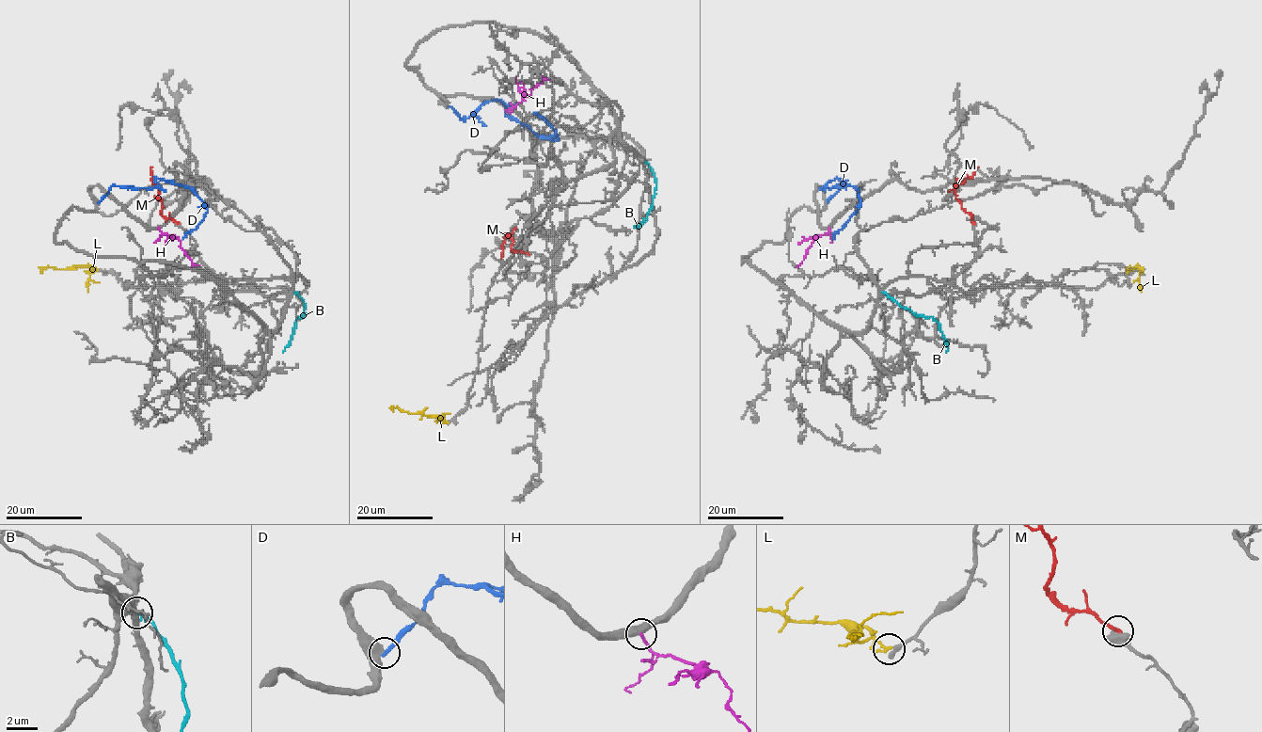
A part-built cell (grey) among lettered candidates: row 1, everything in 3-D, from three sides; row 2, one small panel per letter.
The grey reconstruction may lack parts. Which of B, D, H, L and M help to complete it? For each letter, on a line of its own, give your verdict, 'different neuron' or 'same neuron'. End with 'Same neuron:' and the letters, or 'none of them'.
B: different neuron
D: different neuron
H: different neuron
L: same neuron
M: different neuron
Same neuron: L

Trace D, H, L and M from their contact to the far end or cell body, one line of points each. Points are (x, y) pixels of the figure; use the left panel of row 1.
D: (99, 202), (114, 185), (153, 188), (155, 179), (189, 188), (207, 211), (182, 239)
H: (159, 229), (177, 237), (193, 263), (198, 265)
L: (97, 269), (91, 266), (73, 265), (57, 269), (48, 266), (39, 273)
M: (177, 223), (160, 213), (162, 203), (149, 167)

